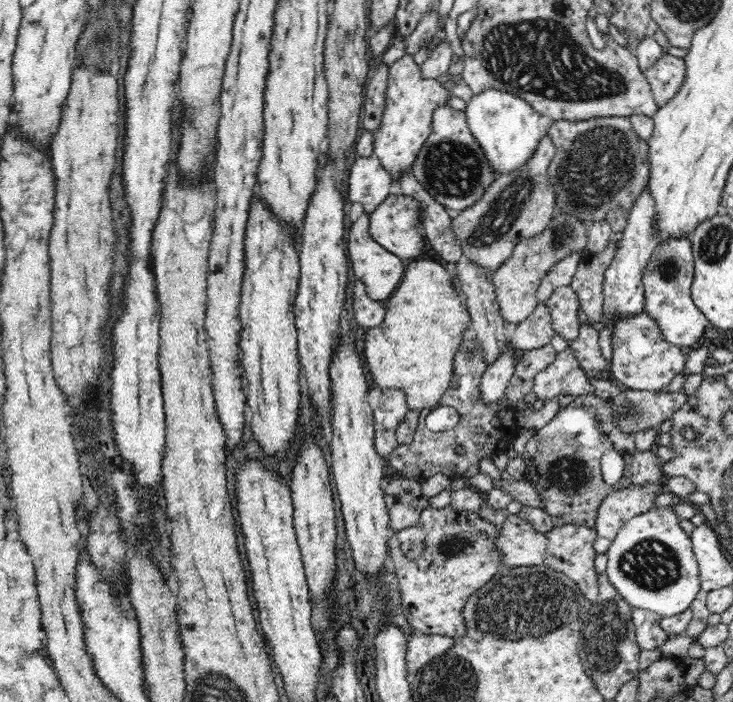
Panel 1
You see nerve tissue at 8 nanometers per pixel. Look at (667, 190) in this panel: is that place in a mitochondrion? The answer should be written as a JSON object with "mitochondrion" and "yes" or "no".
{"mitochondrion":"no"}

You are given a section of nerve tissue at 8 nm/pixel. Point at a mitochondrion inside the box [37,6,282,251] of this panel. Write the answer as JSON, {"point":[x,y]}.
{"point":[101,40]}

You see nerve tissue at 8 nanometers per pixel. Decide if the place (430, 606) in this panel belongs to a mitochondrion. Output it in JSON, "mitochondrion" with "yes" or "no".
{"mitochondrion":"no"}

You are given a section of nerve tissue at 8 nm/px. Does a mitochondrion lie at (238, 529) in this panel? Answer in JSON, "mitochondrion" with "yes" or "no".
{"mitochondrion":"no"}

